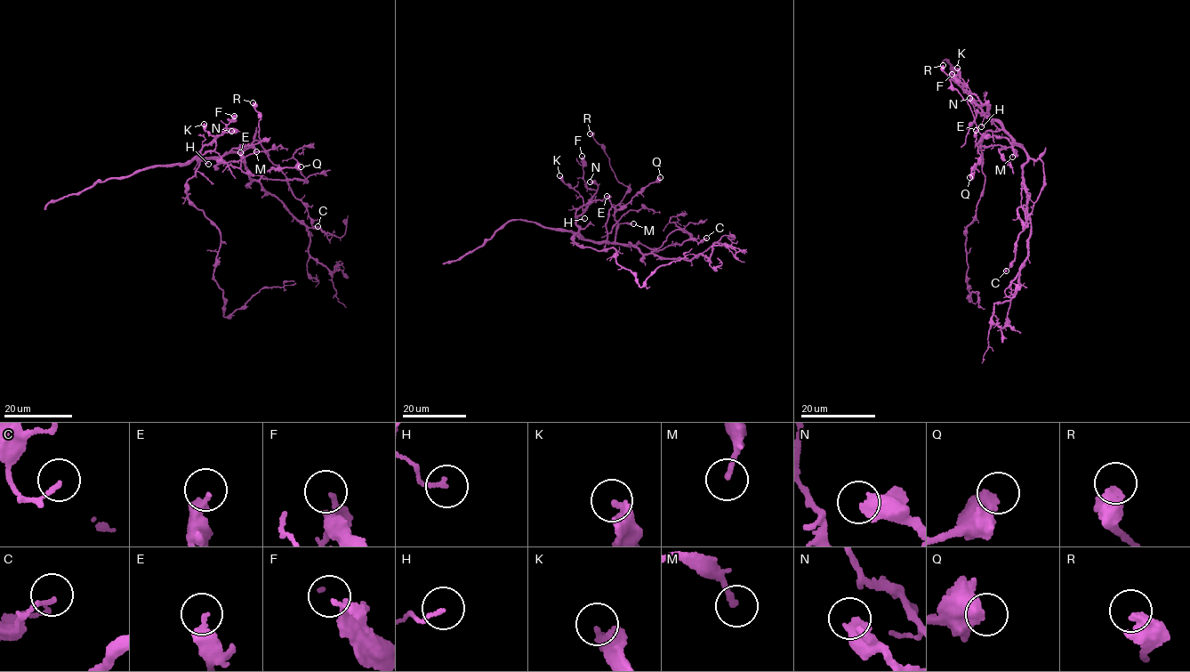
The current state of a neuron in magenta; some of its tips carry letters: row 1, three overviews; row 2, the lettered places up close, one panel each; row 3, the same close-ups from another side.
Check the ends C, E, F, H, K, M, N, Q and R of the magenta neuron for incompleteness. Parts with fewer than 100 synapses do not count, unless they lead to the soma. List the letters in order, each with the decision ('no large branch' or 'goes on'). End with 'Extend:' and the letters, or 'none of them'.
C: no large branch
E: no large branch
F: no large branch
H: no large branch
K: no large branch
M: no large branch
N: no large branch
Q: no large branch
R: no large branch
Extend: none of them

